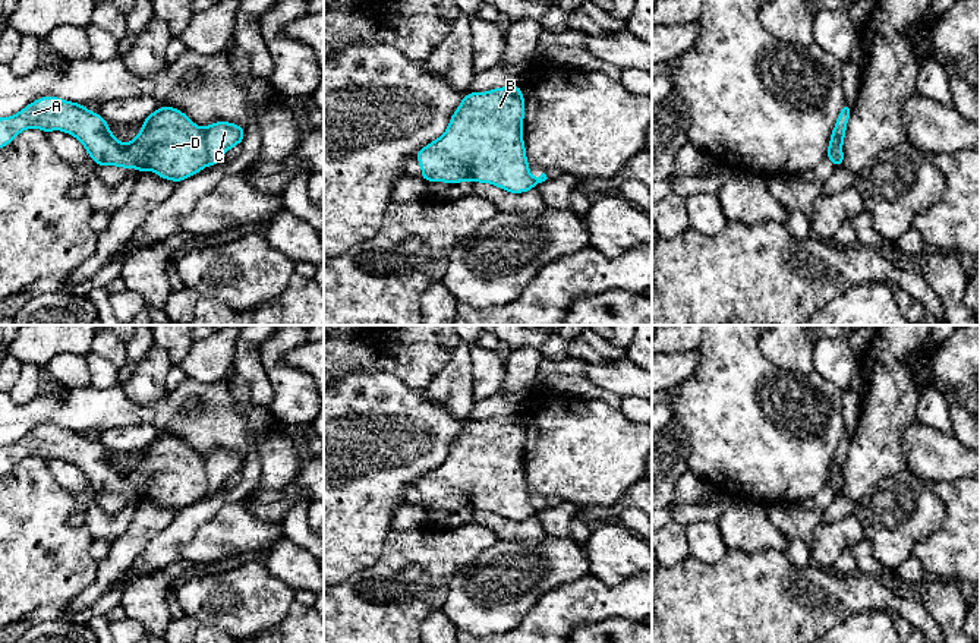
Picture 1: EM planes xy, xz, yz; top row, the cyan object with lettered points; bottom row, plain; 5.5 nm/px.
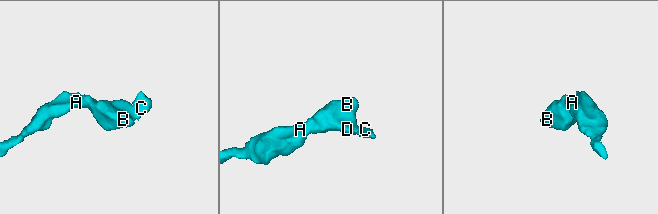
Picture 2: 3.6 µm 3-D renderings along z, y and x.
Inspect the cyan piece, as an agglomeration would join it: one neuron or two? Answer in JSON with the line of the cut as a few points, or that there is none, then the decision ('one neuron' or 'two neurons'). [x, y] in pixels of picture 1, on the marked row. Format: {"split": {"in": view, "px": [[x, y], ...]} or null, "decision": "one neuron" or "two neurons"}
{"split": {"in": "xy", "px": [[201, 129], [205, 138], [207, 163]]}, "decision": "two neurons"}

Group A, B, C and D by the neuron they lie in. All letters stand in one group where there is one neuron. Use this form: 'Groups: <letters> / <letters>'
Groups: A B D / C

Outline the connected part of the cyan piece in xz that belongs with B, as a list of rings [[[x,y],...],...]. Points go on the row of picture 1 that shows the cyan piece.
[[[520,85],[466,94],[447,130],[416,152],[425,182],[491,183],[508,193],[535,189],[523,142]]]

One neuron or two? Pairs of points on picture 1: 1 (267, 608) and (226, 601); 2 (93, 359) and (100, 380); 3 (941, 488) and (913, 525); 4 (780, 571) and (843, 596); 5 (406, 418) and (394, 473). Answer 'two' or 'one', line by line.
1: one
2: one
3: two
4: one
5: one

